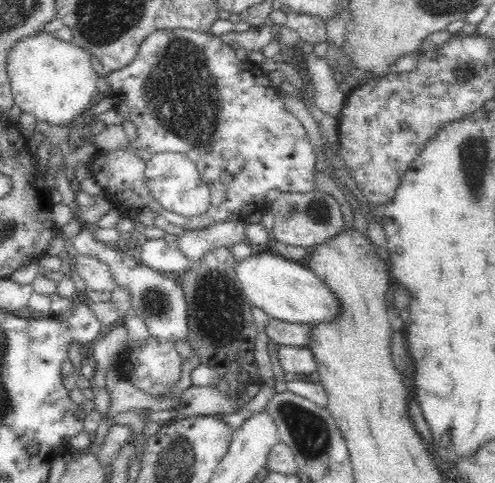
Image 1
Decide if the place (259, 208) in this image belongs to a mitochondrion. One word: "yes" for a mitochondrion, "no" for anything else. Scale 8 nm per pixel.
no

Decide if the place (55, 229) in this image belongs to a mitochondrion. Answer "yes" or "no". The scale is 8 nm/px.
no

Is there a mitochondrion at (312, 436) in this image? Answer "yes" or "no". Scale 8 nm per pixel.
yes

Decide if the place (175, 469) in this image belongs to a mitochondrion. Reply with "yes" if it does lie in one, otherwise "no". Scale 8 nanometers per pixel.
yes

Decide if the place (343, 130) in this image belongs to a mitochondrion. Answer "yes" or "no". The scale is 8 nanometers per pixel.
no

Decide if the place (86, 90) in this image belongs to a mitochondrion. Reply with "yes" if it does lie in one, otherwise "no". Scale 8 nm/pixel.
no

